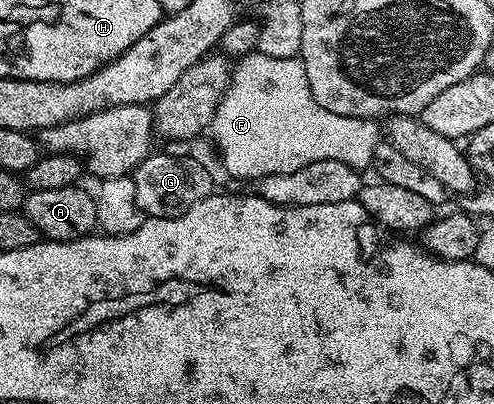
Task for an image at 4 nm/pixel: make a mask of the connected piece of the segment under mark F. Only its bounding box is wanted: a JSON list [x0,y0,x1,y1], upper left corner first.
[211,53,383,181]

